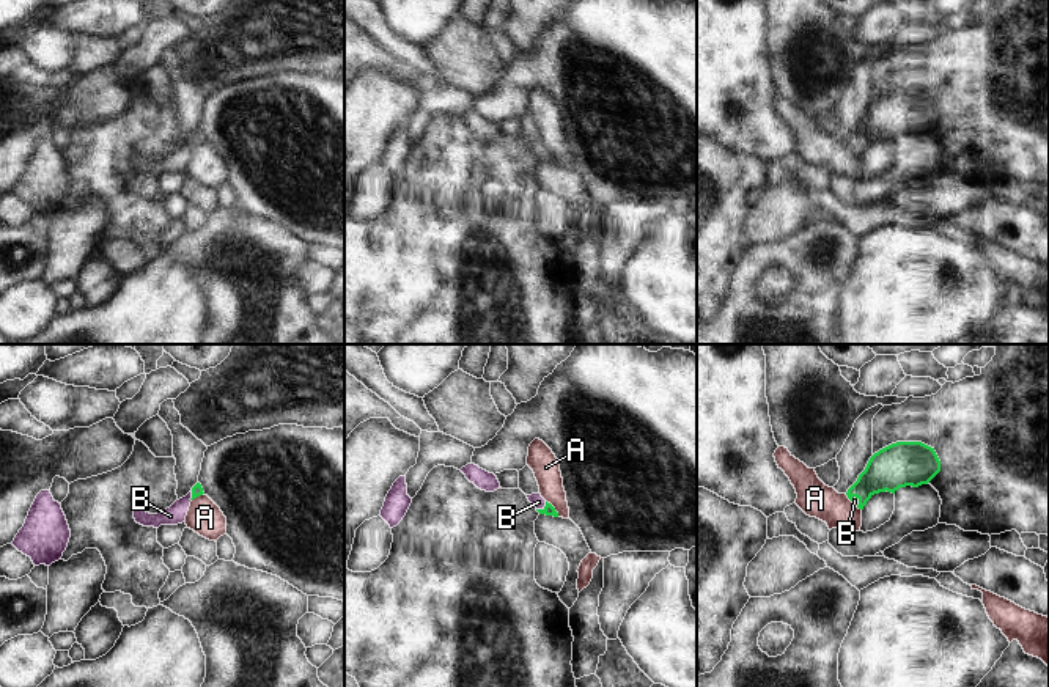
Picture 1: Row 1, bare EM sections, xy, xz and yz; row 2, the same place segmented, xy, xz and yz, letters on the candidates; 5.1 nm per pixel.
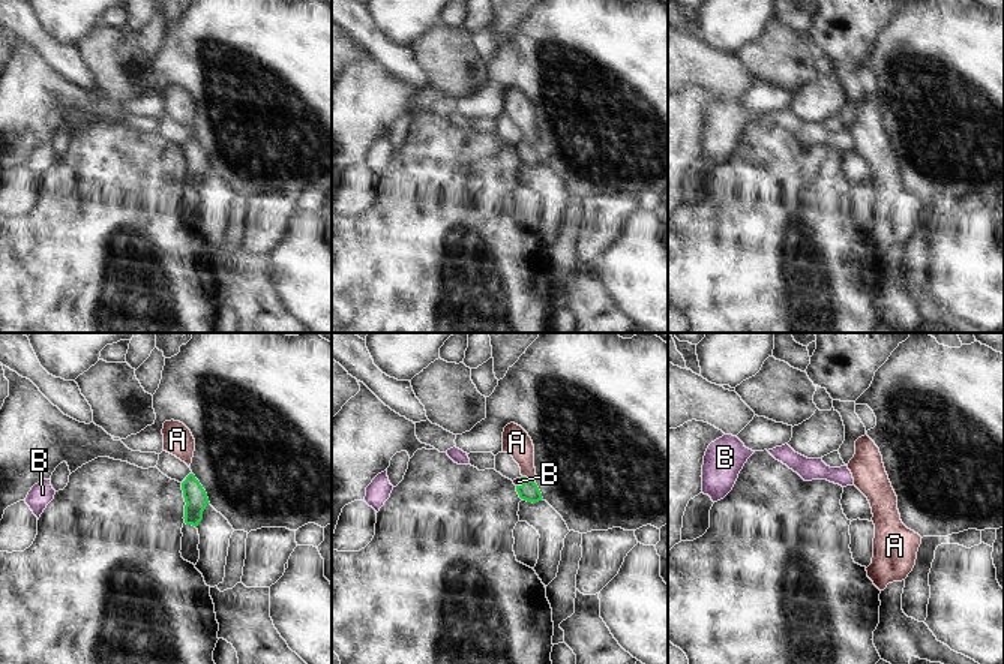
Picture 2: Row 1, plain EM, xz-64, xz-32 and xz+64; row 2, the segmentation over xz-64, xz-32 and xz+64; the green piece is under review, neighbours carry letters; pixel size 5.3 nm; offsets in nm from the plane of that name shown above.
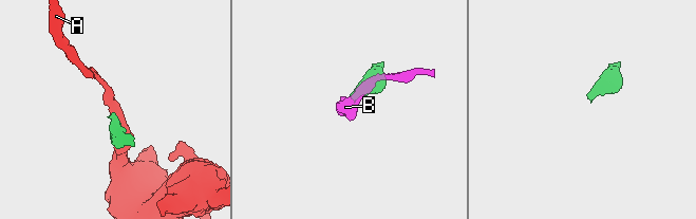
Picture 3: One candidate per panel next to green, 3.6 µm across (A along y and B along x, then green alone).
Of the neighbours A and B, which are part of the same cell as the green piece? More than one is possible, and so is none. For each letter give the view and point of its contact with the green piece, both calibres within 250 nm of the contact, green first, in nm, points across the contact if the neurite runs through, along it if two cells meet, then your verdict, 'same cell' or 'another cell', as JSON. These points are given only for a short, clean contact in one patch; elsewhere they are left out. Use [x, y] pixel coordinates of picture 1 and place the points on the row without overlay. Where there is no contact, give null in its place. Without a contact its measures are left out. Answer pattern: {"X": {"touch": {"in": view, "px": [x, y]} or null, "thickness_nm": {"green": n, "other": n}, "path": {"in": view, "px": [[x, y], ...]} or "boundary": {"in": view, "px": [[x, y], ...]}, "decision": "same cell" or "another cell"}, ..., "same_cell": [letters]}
{"A": {"touch": {"in": "xz", "px": [554, 156]}, "thickness_nm": {"green": 60, "other": 140}, "boundary": {"in": "xz", "px": [[546, 148], [559, 164]]}, "decision": "another cell"}, "B": {"touch": {"in": "xz", "px": [541, 157]}, "thickness_nm": {"green": 60, "other": 70}, "path": {"in": "xz", "px": [[549, 157], [541, 157], [537, 148]]}, "decision": "same cell"}, "same_cell": ["B"]}

